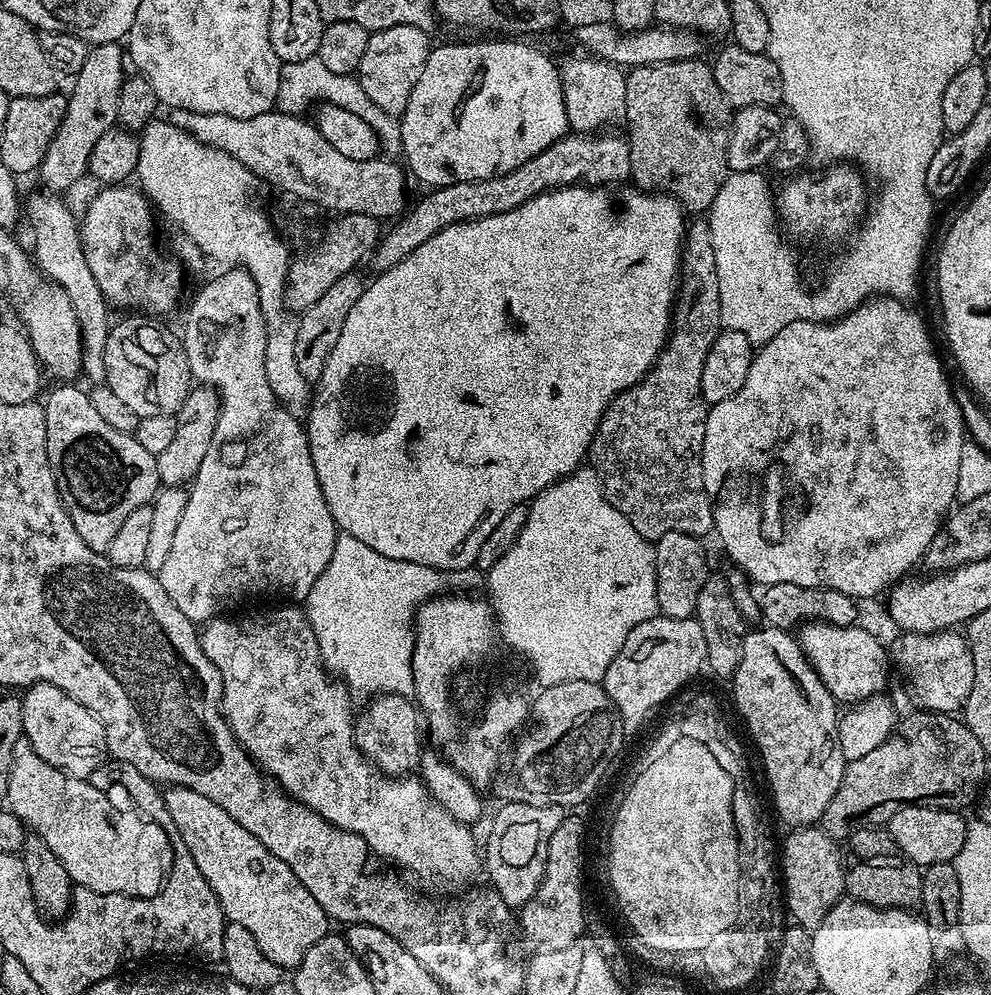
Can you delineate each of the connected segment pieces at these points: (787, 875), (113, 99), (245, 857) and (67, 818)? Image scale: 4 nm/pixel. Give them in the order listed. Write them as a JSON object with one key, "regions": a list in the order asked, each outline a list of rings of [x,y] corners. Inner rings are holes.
{"regions":[[[[816,826],[793,829],[782,844],[784,857],[779,857],[782,869],[782,888],[788,912],[797,925],[814,930],[826,918],[828,911],[840,903],[845,895],[842,852],[840,860],[839,845],[823,829]]],[[[119,43],[89,47],[86,63],[71,81],[72,92],[70,91],[68,96],[66,114],[38,169],[38,176],[52,187],[49,189],[68,188],[80,179],[85,179],[90,150],[94,150],[98,138],[102,138],[106,130],[117,127],[118,94],[122,94],[122,86],[126,79],[124,64],[126,68],[126,52]]],[[[177,784],[163,789],[166,810],[186,842],[186,850],[198,862],[202,878],[210,884],[210,890],[218,898],[225,921],[246,926],[258,942],[258,950],[270,958],[281,970],[295,970],[306,958],[306,950],[323,936],[329,935],[328,915],[318,906],[314,894],[298,882],[294,870],[282,862],[250,830],[242,830],[222,806],[210,802],[210,798]]],[[[21,738],[14,746],[12,751],[12,761],[8,767],[8,798],[6,801],[7,811],[14,813],[18,819],[24,823],[25,829],[31,830],[35,835],[42,838],[42,842],[46,842],[46,846],[50,846],[50,850],[54,850],[54,854],[58,858],[58,862],[62,862],[62,866],[66,870],[66,874],[72,879],[73,885],[89,888],[95,892],[102,894],[122,894],[123,896],[153,896],[160,892],[160,885],[164,883],[166,874],[172,871],[172,843],[165,832],[157,831],[156,836],[144,836],[144,828],[136,820],[119,820],[112,813],[112,804],[104,797],[104,792],[100,788],[92,785],[91,779],[83,776],[71,776],[62,770],[58,770],[54,766],[50,766],[50,762],[42,762],[42,758],[38,758],[38,754],[34,752],[31,744],[27,740]]]]}

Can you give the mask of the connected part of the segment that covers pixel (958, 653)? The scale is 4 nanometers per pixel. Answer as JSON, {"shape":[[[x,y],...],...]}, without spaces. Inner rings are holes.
{"shape":[[[944,629],[941,632],[905,632],[897,635],[892,646],[889,645],[890,660],[896,664],[901,674],[906,678],[910,696],[915,707],[928,712],[947,712],[949,714],[959,711],[966,697],[969,696],[974,682],[974,660],[972,648],[969,647],[967,637],[959,631]]]}

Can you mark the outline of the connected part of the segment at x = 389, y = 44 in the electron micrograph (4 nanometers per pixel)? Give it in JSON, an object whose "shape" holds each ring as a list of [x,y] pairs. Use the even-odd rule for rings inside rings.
{"shape":[[[390,26],[369,35],[366,54],[362,54],[358,79],[362,90],[366,90],[366,98],[390,118],[403,116],[406,102],[410,102],[410,90],[414,90],[414,82],[418,82],[422,66],[426,66],[430,51],[428,35],[425,29],[414,26]]]}

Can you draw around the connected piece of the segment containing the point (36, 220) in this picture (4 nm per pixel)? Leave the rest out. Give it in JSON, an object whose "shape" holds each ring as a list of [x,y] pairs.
{"shape":[[[48,194],[52,196],[36,196],[28,204],[26,204],[26,220],[28,216],[28,224],[32,227],[32,236],[36,239],[36,252],[34,251],[34,259],[40,270],[52,281],[57,284],[66,294],[66,298],[70,298],[70,306],[74,306],[74,314],[78,314],[78,322],[80,323],[80,345],[84,353],[82,354],[82,372],[86,377],[92,379],[93,385],[103,384],[104,375],[106,374],[106,358],[104,351],[106,350],[106,338],[110,327],[110,319],[108,320],[108,311],[110,305],[105,300],[98,282],[94,282],[94,274],[90,274],[90,266],[86,262],[86,254],[84,247],[80,242],[80,230],[78,227],[77,217],[72,217],[72,212],[59,200],[59,195]]]}

